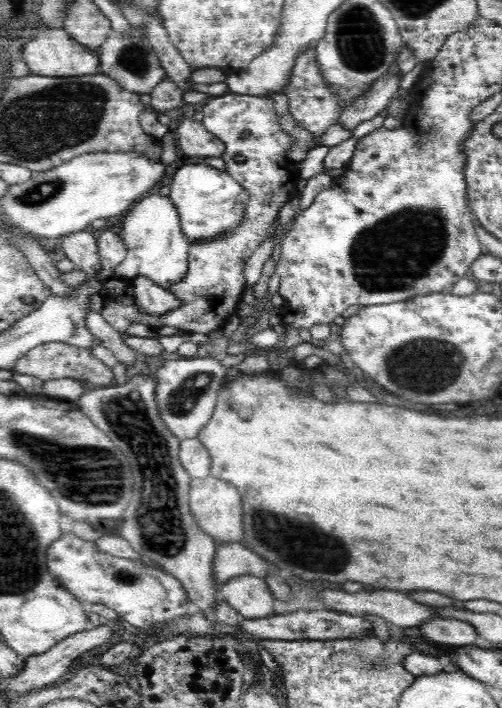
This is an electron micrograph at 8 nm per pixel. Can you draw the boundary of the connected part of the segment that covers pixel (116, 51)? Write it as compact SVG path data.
M130 28L129 33L118 33L111 30L104 44L100 46L99 73L108 75L122 88L140 94L149 94L152 89L163 79L168 77L160 65L156 53L147 41L144 31Z

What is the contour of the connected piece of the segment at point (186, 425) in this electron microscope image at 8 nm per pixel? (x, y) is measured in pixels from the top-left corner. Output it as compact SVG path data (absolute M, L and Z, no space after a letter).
M184 357L176 360L166 359L158 361L155 369L156 390L155 399L157 411L164 424L179 439L194 439L199 430L211 420L212 413L218 400L219 390L225 384L228 367L222 364L221 360L214 358Z

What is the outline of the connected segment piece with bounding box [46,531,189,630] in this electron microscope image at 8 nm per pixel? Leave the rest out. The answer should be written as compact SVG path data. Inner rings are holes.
M73 531L62 534L60 539L48 546L46 554L48 570L57 579L60 579L62 586L66 587L78 600L85 605L104 604L108 608L112 608L119 615L121 621L131 627L140 630L156 628L158 624L167 623L170 620L175 621L189 614L189 598L182 583L162 567L146 566L141 559L125 559L104 553L96 547L95 542L86 542L75 536Z

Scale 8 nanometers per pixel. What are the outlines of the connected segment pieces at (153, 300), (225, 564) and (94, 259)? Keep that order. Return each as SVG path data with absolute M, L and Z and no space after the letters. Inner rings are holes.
M136 276L132 279L134 299L142 313L146 315L163 315L169 310L180 306L179 298L176 298L168 289L164 289L154 281L144 276Z
M243 542L218 544L213 561L214 579L222 585L230 578L246 574L265 579L272 565L259 554L249 550Z
M91 229L73 232L62 237L61 247L65 256L74 262L79 271L90 278L104 273L100 253L98 253L97 237L98 234Z

